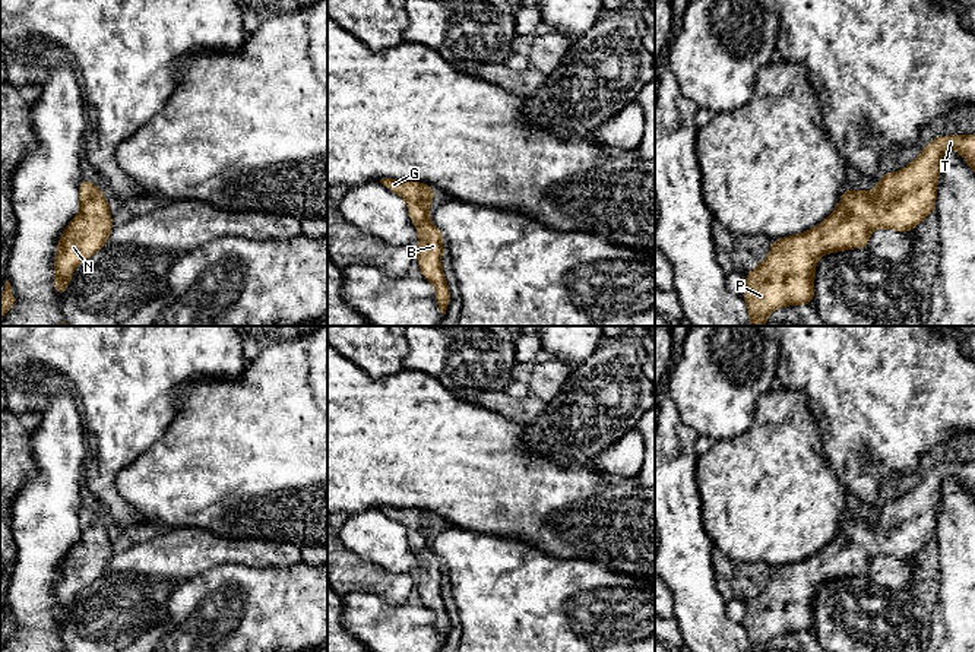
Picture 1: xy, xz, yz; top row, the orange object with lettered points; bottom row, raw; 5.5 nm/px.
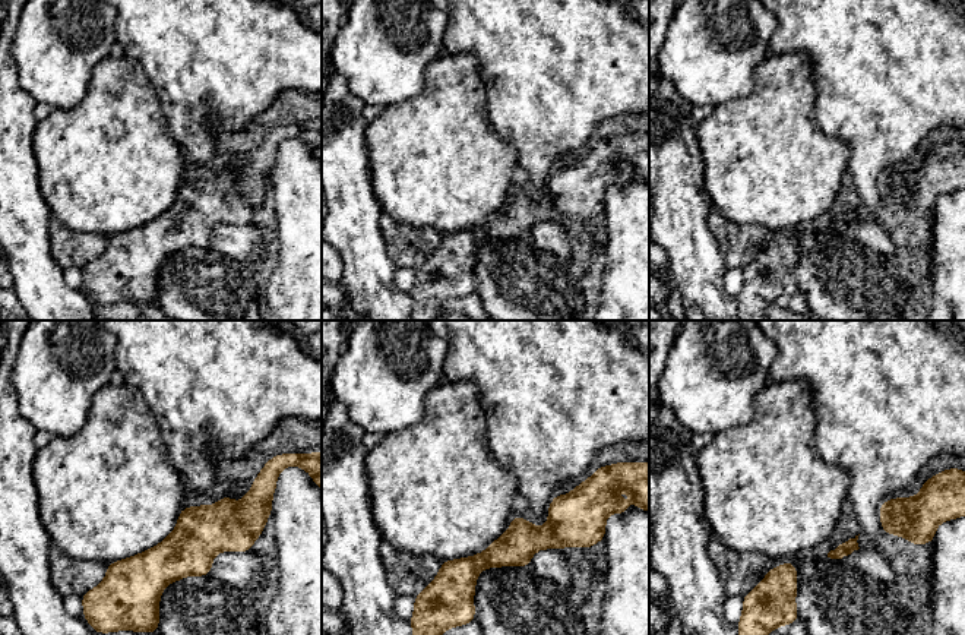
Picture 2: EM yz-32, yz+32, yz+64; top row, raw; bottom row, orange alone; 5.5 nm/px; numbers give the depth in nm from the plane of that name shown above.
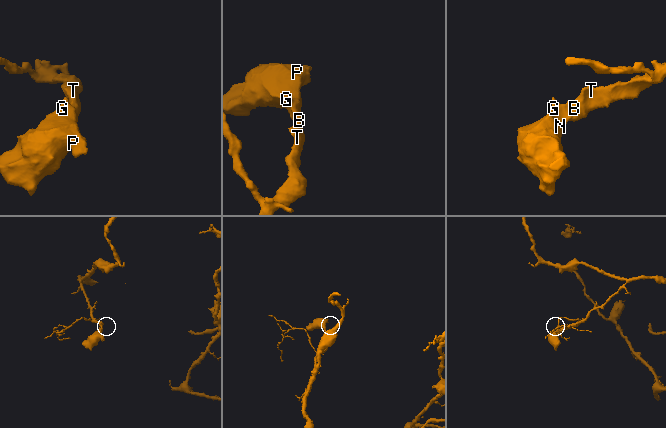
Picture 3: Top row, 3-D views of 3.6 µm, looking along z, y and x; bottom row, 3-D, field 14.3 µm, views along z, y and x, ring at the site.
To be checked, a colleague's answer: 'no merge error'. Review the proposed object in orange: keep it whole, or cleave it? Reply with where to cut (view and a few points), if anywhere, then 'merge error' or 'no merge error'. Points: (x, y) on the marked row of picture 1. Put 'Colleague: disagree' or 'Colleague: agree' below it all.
no cut; no merge error
Colleague: agree

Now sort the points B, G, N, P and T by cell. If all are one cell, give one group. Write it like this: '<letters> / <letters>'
B G N P T

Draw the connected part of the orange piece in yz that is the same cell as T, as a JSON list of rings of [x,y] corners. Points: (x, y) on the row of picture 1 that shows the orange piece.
[[[975,134],[937,136],[909,165],[896,173],[883,173],[873,192],[845,189],[838,208],[816,228],[773,240],[766,259],[756,269],[744,273],[747,285],[743,300],[748,307],[750,326],[765,326],[766,316],[779,307],[813,304],[814,269],[820,256],[849,249],[868,249],[873,230],[914,231],[922,219],[936,212],[937,178],[941,153],[946,149],[956,149],[975,171]]]

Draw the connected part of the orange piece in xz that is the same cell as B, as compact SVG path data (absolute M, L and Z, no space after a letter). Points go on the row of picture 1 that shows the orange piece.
M382 178L380 183L390 192L402 196L408 205L409 219L418 231L417 263L422 278L436 287L436 303L443 314L450 304L449 285L441 269L443 232L430 221L428 208L436 190L420 181L398 181Z

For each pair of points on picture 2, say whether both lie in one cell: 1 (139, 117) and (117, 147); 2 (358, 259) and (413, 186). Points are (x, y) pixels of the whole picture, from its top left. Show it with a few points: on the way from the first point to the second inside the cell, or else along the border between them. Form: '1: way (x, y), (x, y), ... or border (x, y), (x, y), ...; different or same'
1: way (132, 125), (125, 139); same
2: border (372, 179), (373, 195), (383, 211); different

